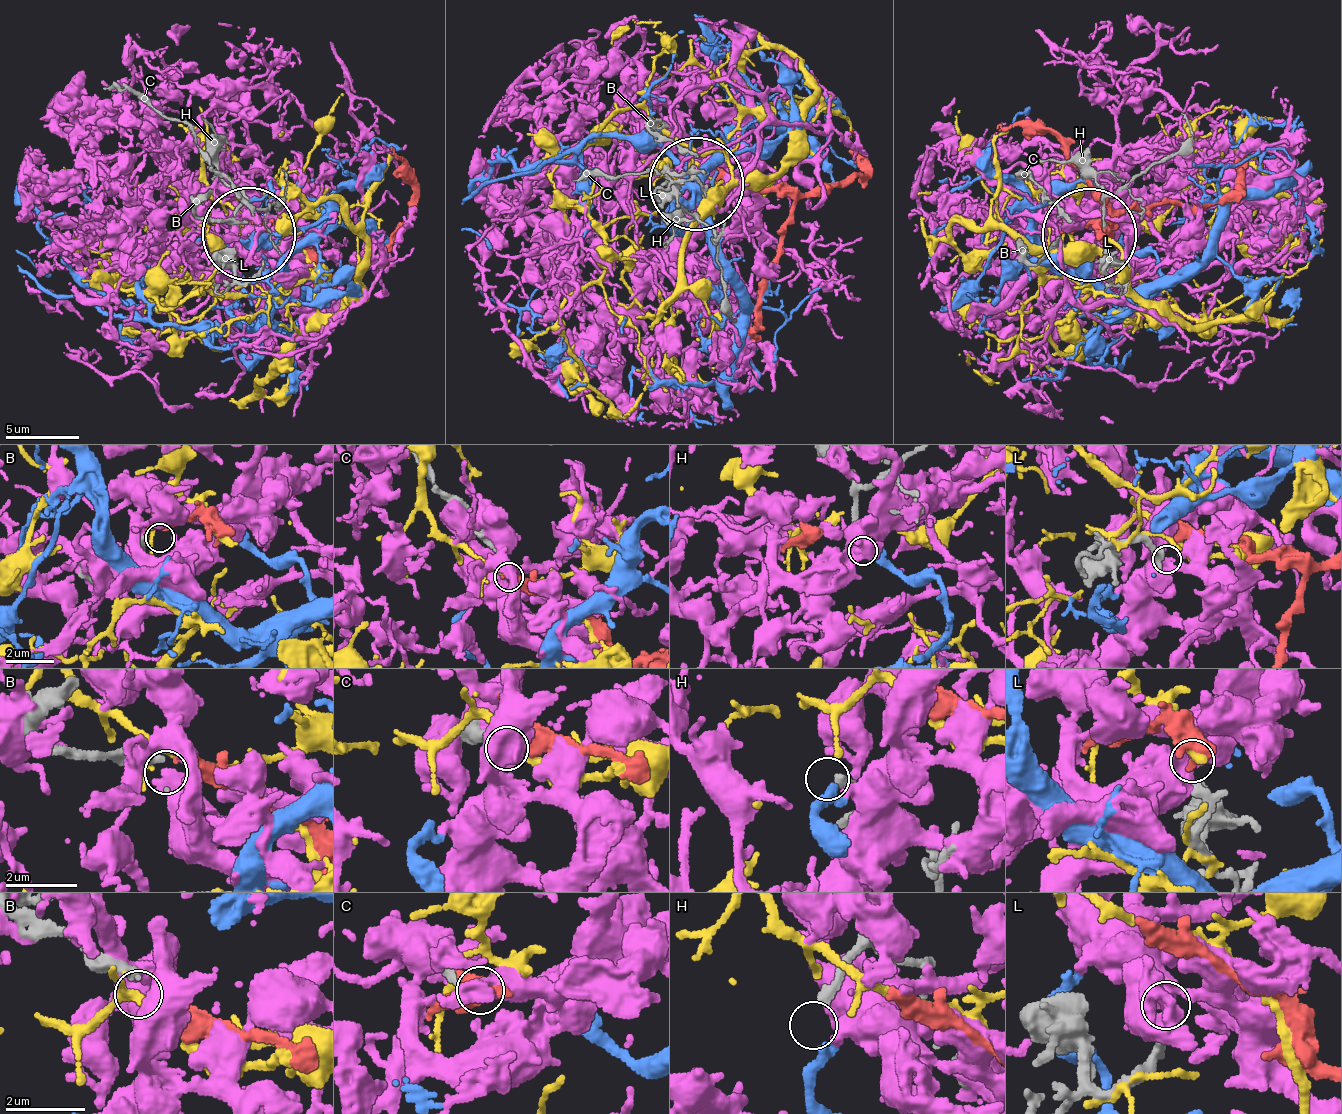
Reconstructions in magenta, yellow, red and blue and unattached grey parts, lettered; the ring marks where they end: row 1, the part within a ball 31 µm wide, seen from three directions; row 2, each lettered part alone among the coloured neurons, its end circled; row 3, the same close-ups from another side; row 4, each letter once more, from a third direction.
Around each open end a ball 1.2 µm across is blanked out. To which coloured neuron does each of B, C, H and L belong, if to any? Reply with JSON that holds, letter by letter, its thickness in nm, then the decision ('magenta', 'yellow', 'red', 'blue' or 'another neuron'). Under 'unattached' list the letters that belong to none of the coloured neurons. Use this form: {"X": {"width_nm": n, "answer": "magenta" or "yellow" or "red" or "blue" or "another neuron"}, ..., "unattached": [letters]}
{"B": {"width_nm": 280, "answer": "red"}, "C": {"width_nm": 240, "answer": "another neuron"}, "H": {"width_nm": 240, "answer": "blue"}, "L": {"width_nm": 260, "answer": "magenta"}, "unattached": ["C"]}

